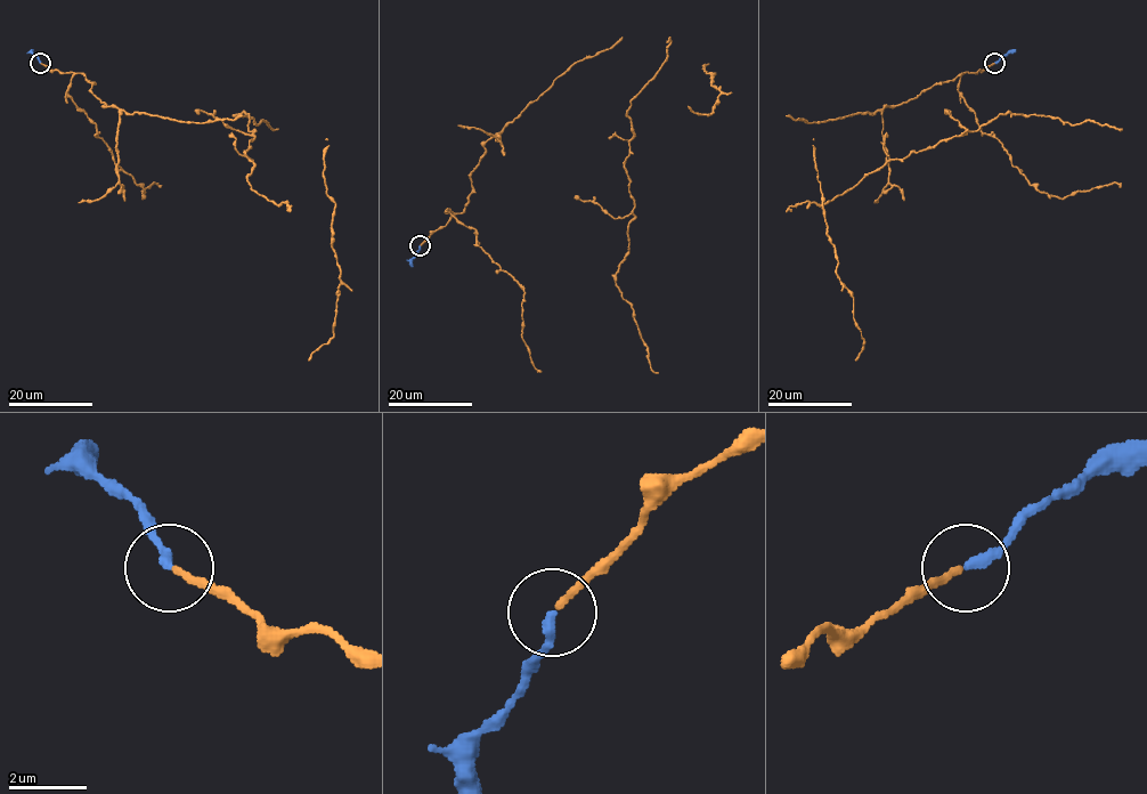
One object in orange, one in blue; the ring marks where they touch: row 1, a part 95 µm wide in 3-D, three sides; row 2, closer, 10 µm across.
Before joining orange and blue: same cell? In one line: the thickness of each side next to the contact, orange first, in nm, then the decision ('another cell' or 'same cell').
170/280 nm | same cell

